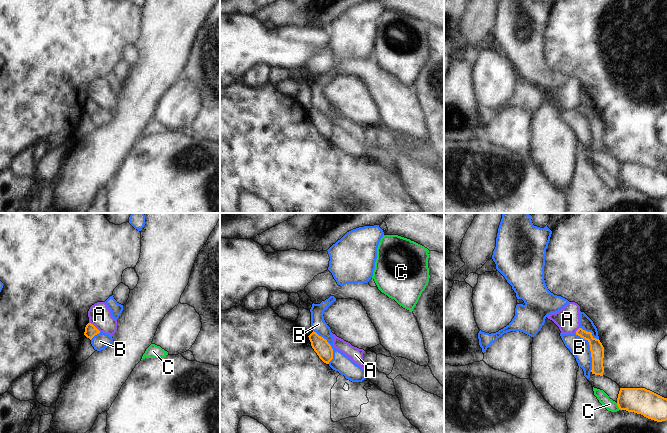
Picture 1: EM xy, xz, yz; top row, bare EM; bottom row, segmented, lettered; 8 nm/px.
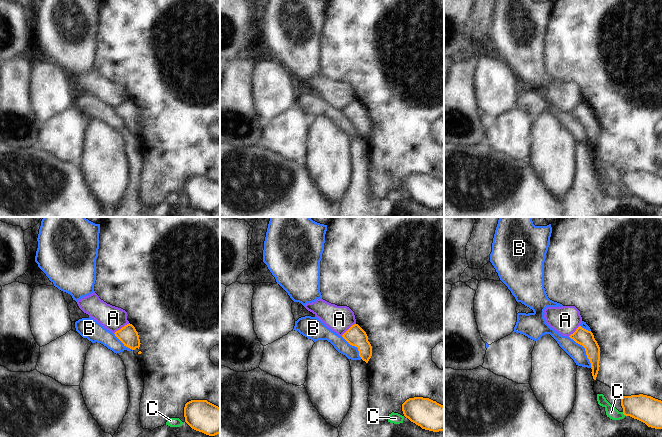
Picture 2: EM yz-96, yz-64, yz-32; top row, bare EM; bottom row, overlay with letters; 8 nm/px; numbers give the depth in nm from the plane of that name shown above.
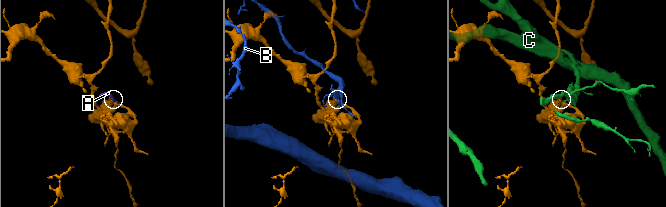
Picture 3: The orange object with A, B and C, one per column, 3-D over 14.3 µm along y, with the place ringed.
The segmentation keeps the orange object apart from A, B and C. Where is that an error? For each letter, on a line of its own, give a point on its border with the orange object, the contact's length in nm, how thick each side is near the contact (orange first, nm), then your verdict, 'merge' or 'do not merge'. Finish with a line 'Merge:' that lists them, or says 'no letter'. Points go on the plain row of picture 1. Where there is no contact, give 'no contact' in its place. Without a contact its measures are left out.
A: xy (94, 102) | 120 nm | 100/180 nm | do not merge
B: yz (590, 126) | 340 nm | 110/160 nm | do not merge
C: yz (618, 182) | 70 nm | 200/90 nm | do not merge
Merge: no letter

